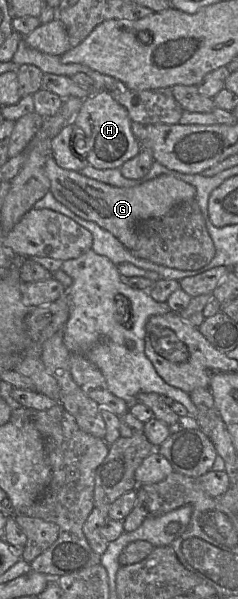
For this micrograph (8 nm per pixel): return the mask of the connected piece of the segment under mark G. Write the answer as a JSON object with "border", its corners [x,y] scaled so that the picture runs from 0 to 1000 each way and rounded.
{"border":[[[223,262],[197,265],[189,285],[210,302],[206,321],[248,339],[336,364],[387,369],[475,391],[542,419],[576,407],[588,372],[681,362],[735,344],[819,332],[824,326],[819,312],[710,292],[672,292],[580,311],[504,314],[265,282]]]}

